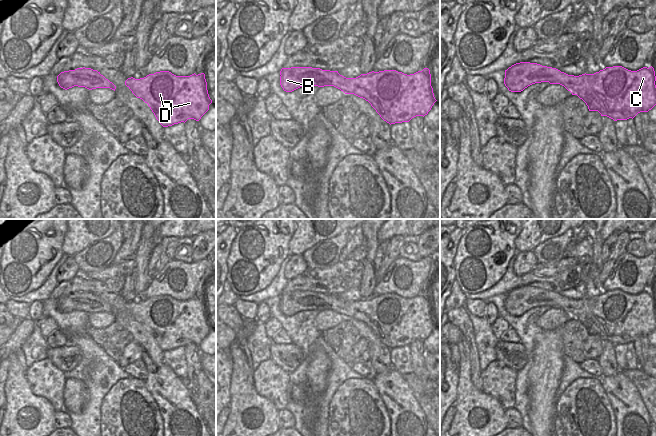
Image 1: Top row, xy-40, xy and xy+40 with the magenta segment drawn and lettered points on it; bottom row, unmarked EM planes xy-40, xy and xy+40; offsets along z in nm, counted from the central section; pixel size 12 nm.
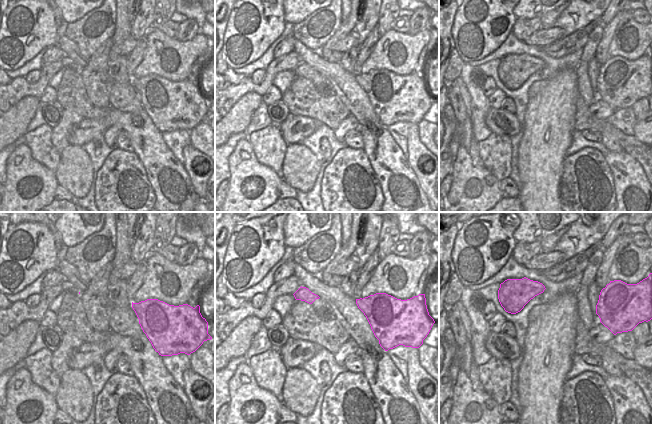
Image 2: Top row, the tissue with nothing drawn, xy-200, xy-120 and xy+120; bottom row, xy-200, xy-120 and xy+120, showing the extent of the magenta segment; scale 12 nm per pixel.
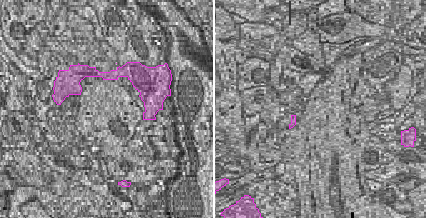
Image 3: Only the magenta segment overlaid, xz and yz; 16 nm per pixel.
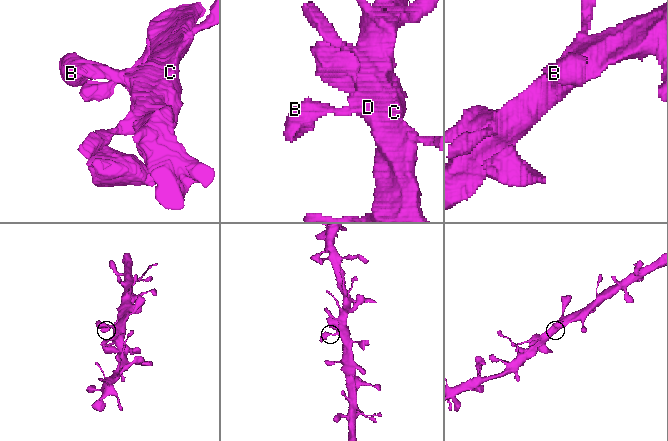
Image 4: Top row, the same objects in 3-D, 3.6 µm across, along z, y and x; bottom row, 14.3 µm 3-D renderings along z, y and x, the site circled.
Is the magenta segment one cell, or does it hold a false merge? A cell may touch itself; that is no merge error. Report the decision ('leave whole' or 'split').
leave whole

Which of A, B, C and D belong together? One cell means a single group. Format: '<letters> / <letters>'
A B C D

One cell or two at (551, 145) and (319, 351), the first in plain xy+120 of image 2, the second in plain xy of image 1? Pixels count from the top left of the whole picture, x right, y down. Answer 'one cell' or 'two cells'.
one cell

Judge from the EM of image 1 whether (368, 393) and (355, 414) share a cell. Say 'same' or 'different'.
same

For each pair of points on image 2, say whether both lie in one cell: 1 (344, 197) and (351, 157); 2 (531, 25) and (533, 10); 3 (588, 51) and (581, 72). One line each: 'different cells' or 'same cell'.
1: same cell
2: different cells
3: same cell

